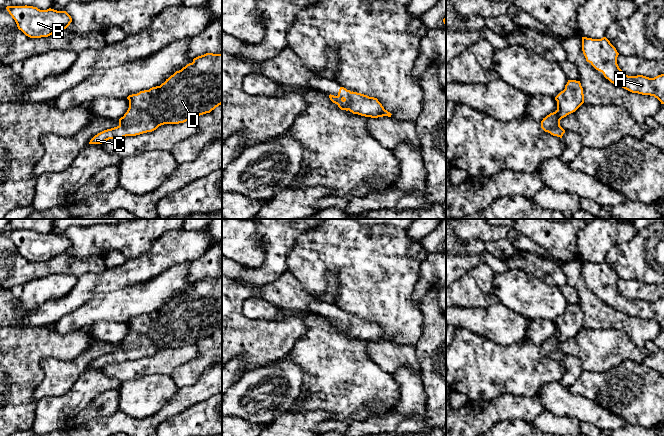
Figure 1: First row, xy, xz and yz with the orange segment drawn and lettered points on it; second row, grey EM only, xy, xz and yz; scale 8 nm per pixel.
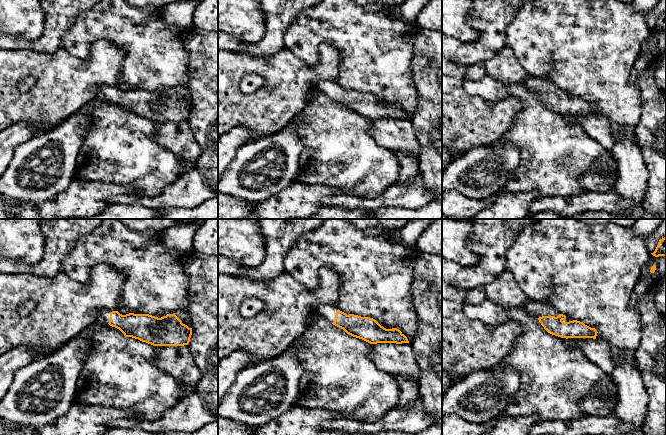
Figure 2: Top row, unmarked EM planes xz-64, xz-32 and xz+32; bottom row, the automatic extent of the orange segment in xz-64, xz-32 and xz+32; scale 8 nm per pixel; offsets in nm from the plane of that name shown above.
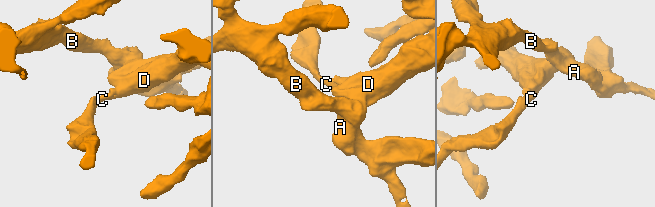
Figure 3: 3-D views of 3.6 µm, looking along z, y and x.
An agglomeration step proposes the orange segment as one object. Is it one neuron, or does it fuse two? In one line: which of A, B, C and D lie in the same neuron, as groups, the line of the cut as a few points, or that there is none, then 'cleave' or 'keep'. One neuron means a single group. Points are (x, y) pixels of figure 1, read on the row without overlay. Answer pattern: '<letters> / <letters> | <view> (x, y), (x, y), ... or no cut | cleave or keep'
A B C D | no cut | keep

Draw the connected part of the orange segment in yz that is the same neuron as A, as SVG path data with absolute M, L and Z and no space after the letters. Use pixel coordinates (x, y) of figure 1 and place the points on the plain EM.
M582 261L582 275L586 285L602 296L611 307L632 317L654 320L664 328L664 298L654 302L626 299L617 288L619 277L606 261Z

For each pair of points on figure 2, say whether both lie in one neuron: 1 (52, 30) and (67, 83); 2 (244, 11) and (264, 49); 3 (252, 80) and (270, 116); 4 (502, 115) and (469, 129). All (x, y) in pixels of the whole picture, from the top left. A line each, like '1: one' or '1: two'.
1: two
2: two
3: two
4: one

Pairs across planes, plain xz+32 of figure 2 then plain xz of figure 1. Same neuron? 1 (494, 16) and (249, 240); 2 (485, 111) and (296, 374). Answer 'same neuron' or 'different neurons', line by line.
1: different neurons
2: different neurons

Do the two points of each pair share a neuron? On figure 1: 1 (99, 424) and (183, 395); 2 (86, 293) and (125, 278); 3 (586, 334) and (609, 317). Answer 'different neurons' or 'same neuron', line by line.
1: same neuron
2: same neuron
3: different neurons

